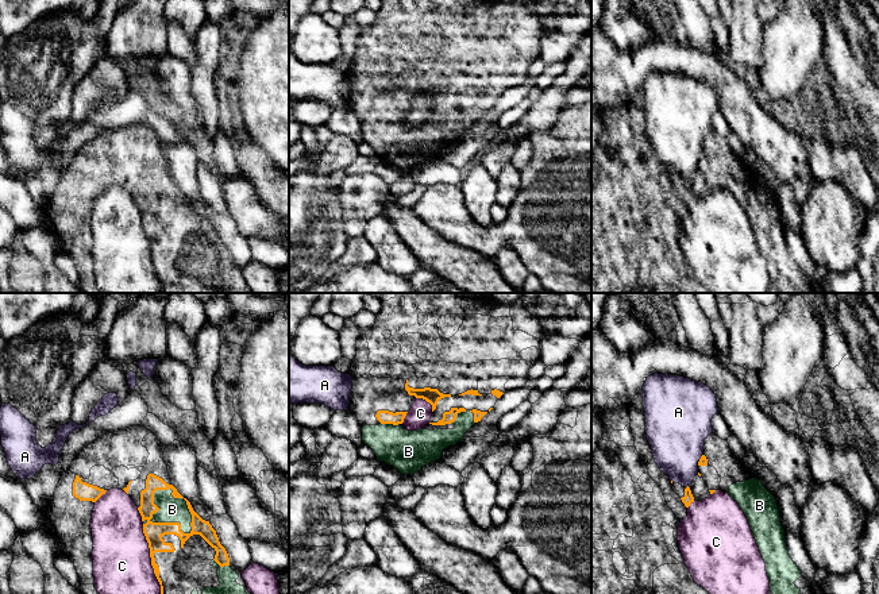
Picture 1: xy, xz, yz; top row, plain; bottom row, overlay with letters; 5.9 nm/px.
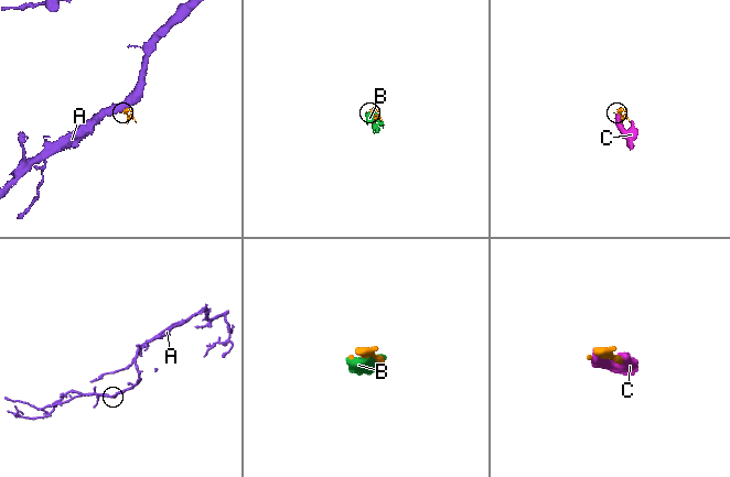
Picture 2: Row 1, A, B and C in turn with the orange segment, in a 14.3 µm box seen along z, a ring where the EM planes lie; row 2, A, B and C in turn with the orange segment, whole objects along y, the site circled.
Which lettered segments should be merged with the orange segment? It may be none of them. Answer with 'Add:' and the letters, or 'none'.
Add: B

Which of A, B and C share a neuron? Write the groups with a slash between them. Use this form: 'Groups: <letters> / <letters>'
Groups: A / B / C

